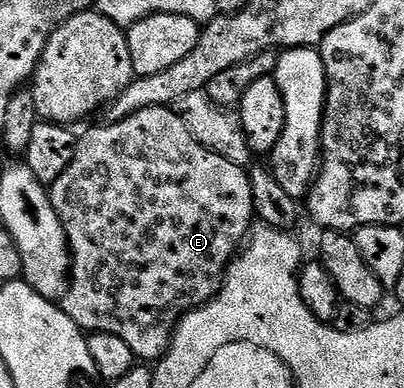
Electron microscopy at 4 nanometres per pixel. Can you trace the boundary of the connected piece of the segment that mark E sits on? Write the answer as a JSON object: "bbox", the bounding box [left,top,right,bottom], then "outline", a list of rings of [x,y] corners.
{"bbox":[49,105,254,363],"outline":[[[164,105],[135,111],[135,115],[125,117],[121,121],[100,124],[78,136],[75,155],[71,163],[67,163],[67,171],[63,171],[63,175],[59,175],[59,179],[55,179],[55,183],[49,189],[49,198],[55,207],[55,215],[59,215],[59,223],[63,225],[63,231],[69,240],[71,258],[69,288],[66,289],[64,297],[60,298],[59,304],[62,311],[86,334],[119,335],[119,339],[123,339],[123,343],[131,347],[138,362],[156,363],[168,353],[177,322],[191,310],[208,303],[219,292],[225,282],[225,273],[230,263],[238,256],[239,250],[246,244],[254,228],[250,170],[244,165],[227,163],[227,159],[223,159],[223,155],[215,155],[215,151],[207,151],[207,147],[203,147],[199,139],[195,139],[195,135],[187,131],[187,123],[179,119],[176,111]]]}

